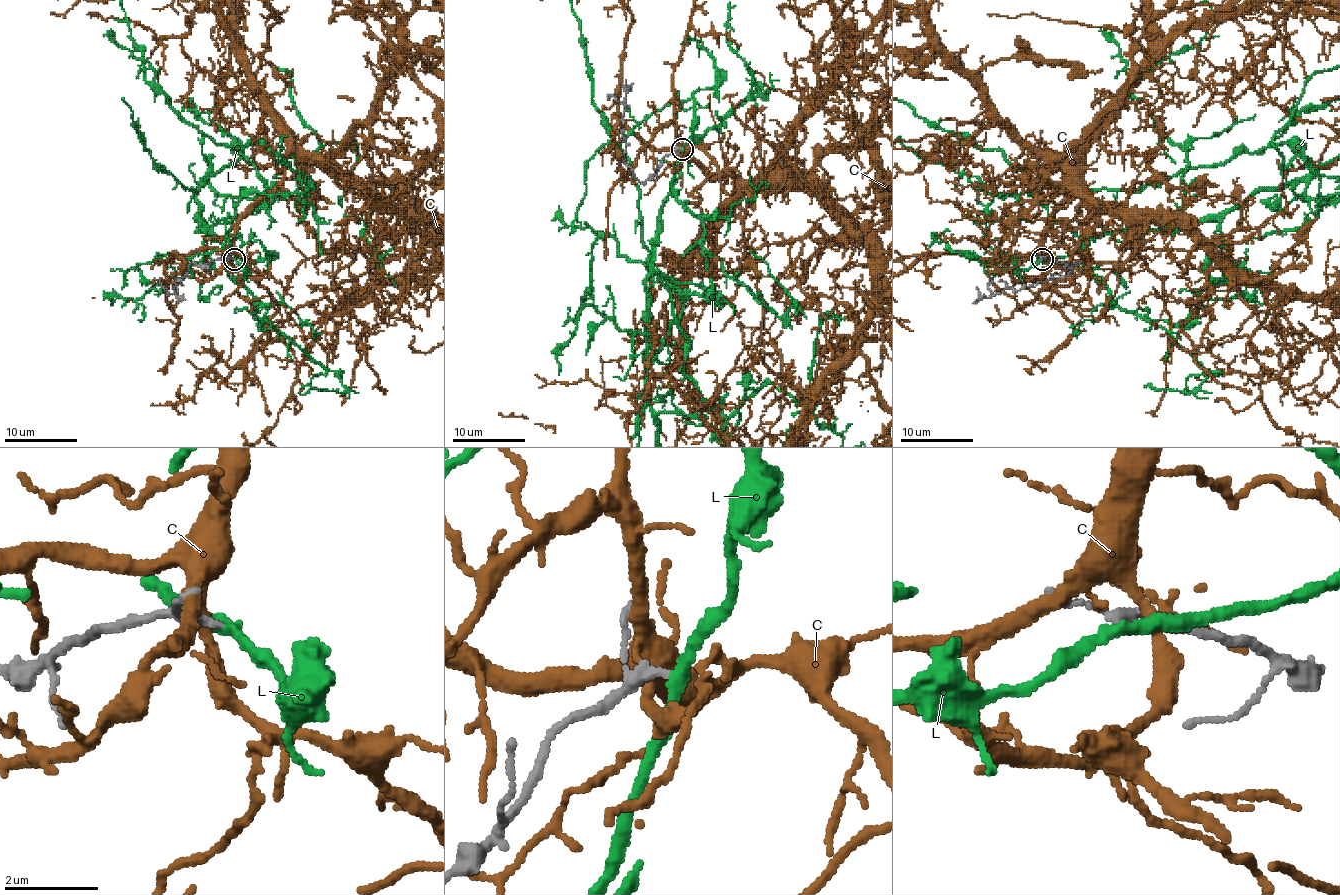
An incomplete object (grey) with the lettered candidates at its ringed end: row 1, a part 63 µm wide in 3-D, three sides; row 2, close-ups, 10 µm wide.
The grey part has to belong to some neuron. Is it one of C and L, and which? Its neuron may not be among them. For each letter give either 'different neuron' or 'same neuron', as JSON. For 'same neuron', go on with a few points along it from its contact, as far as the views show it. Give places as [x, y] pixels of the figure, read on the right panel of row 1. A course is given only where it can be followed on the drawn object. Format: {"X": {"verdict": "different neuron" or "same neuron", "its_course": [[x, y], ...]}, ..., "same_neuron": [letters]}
{"C": {"verdict": "different neuron"}, "L": {"verdict": "same neuron"}, "same_neuron": ["L"]}

